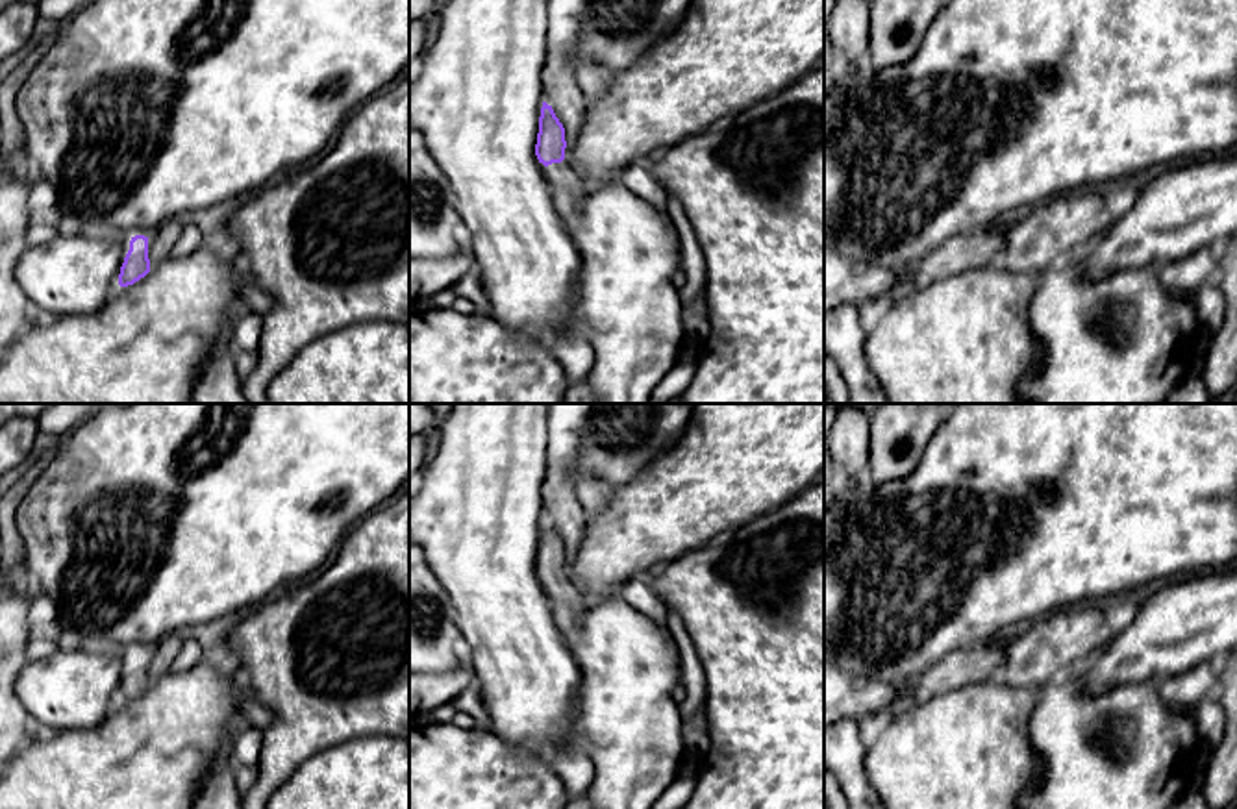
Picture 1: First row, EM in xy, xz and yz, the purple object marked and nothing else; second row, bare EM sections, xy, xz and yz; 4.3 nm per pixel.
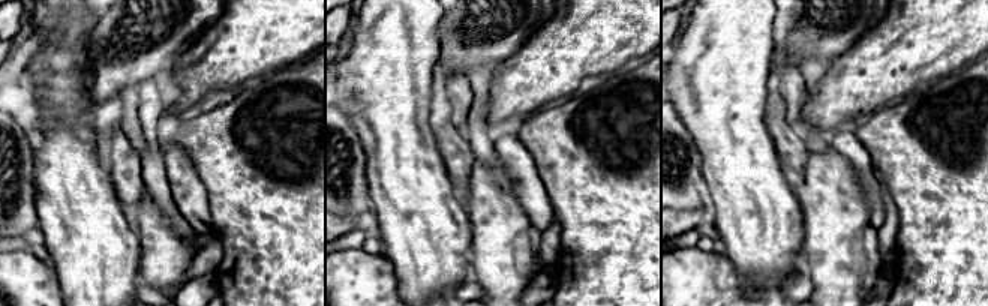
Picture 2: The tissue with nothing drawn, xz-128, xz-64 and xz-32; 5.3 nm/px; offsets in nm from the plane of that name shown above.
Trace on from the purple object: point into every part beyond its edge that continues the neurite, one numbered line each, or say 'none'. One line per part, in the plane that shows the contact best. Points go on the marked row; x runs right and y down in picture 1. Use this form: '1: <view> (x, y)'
1: xz (569, 187)

